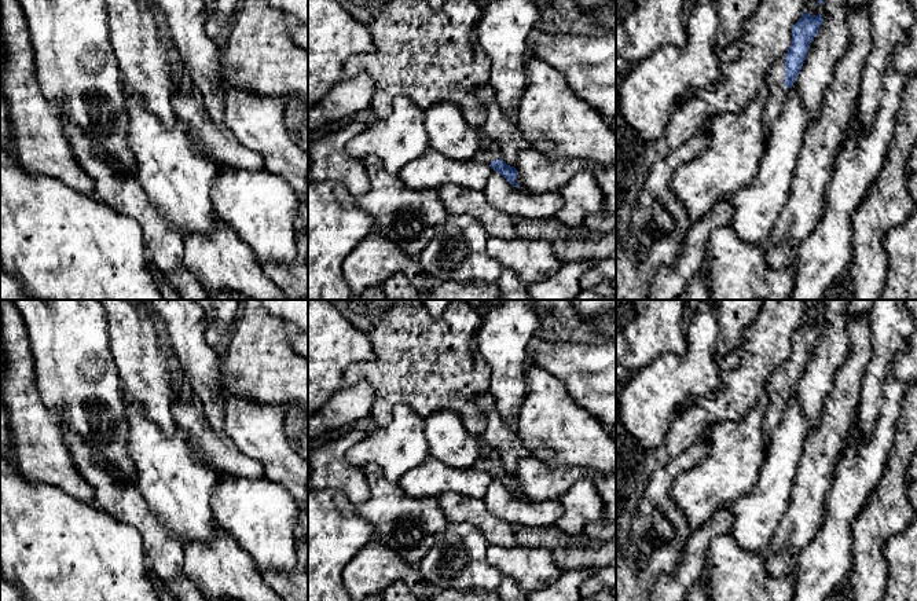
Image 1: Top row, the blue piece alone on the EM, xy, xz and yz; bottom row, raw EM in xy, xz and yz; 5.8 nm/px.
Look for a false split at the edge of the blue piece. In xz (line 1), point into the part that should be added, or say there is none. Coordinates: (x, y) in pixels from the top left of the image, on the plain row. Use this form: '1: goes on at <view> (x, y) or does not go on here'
1: goes on at xz (518, 490)

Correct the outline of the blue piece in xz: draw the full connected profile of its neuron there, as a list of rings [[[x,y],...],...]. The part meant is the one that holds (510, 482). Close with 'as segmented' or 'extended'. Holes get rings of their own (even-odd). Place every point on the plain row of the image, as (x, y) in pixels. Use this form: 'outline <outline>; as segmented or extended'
outline [[[502,466],[494,468],[489,473],[495,480],[499,480],[511,494],[529,501],[524,495],[521,485],[514,474],[509,474]]]; extended

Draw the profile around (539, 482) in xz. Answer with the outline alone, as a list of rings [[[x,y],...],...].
[[[525,457],[518,462],[517,480],[531,501],[557,499],[583,477],[593,476],[584,468],[551,468],[538,458]]]

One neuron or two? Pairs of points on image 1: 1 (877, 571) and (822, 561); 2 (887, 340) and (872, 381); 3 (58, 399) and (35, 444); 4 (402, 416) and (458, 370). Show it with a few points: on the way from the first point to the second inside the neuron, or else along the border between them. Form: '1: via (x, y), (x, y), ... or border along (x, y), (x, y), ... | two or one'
1: border along (853, 534), (853, 570), (842, 583), (835, 586) | two
2: via (886, 350), (876, 372) | one
3: border along (36, 384), (40, 400), (57, 417), (63, 429) | two
4: border along (424, 417), (404, 405), (398, 405), (384, 427) | two

